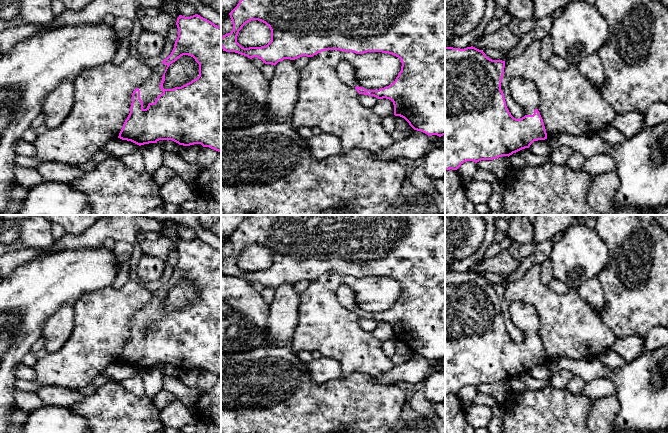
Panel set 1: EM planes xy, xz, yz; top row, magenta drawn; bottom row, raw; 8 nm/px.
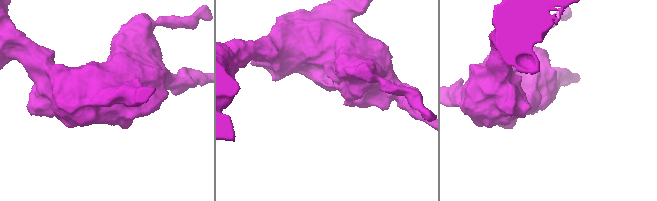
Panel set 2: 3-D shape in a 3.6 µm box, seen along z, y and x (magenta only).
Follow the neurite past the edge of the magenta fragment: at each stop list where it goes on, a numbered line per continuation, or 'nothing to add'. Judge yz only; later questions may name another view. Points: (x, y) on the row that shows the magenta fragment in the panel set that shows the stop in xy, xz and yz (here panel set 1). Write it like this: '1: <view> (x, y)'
1: yz (524, 91)

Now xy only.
1: xy (150, 89)

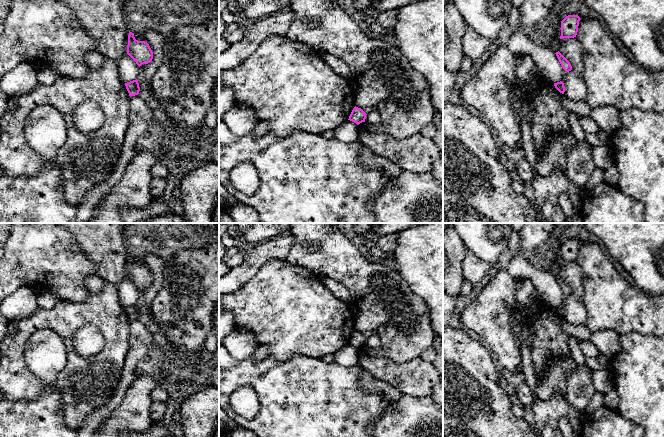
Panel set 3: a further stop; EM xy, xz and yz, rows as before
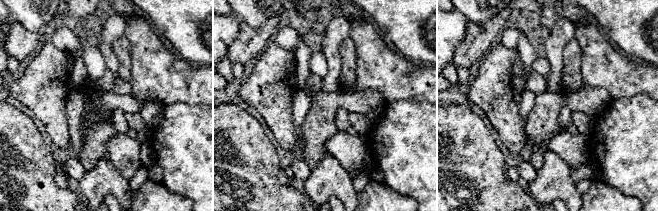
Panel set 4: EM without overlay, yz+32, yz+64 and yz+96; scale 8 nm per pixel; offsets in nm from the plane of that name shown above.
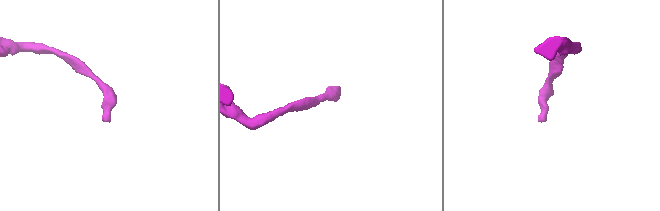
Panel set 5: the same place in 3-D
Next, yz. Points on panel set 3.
nothing to add

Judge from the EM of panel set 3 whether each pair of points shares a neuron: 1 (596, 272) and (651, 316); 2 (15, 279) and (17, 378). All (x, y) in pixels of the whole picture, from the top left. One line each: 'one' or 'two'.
1: one
2: two

